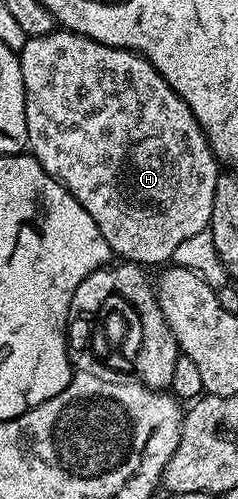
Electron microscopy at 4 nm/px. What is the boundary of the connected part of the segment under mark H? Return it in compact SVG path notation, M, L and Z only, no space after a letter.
M54 29L49 35L34 35L24 40L23 49L18 52L20 57L20 68L22 69L22 85L24 86L24 100L26 101L26 129L28 130L28 147L33 159L36 159L50 173L50 177L58 180L64 188L70 192L94 217L102 237L106 237L106 245L110 245L113 256L130 263L149 265L148 263L160 263L164 265L172 258L172 254L178 245L188 237L196 233L208 230L210 213L214 209L214 185L222 173L218 166L216 154L213 153L204 130L198 125L194 113L170 89L170 85L150 65L150 61L144 58L139 51L127 51L124 47L111 47L102 45L85 35L76 35L73 31Z

